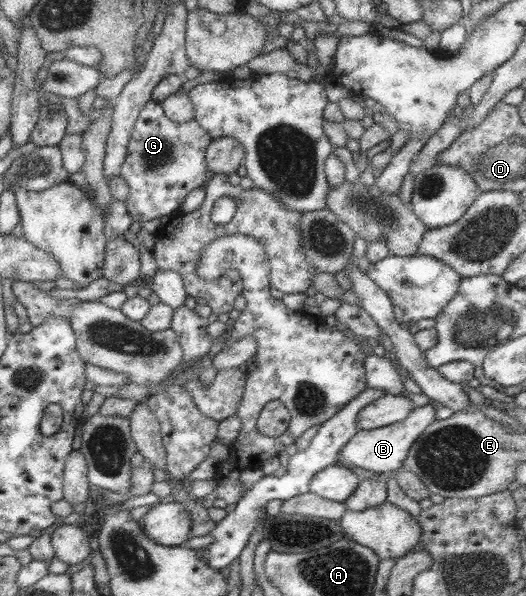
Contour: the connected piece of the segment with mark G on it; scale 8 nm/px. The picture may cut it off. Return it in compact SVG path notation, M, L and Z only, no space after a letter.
M149 99L138 112L133 130L127 145L126 157L118 176L123 178L129 187L129 195L125 201L127 215L132 221L147 222L161 216L172 216L179 213L183 198L193 188L201 187L210 175L204 154L211 142L209 133L203 130L196 120L176 123L164 115L158 100Z

